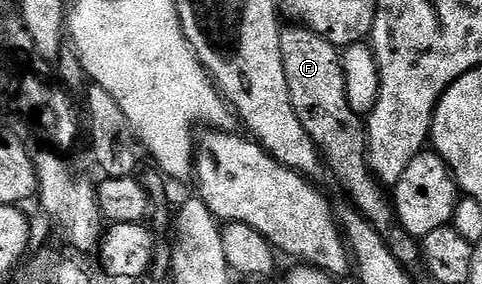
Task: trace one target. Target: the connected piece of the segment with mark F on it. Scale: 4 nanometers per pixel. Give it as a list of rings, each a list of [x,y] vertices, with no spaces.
[[[291,23],[281,35],[281,63],[285,63],[285,83],[289,83],[289,99],[301,127],[309,131],[313,143],[319,149],[323,164],[335,176],[335,181],[351,196],[354,208],[378,233],[387,240],[401,264],[411,267],[421,257],[421,245],[402,227],[394,227],[397,221],[392,198],[382,181],[371,170],[371,160],[367,157],[367,126],[364,118],[355,112],[347,94],[347,70],[345,57],[340,46],[329,43],[317,31],[305,25]]]

